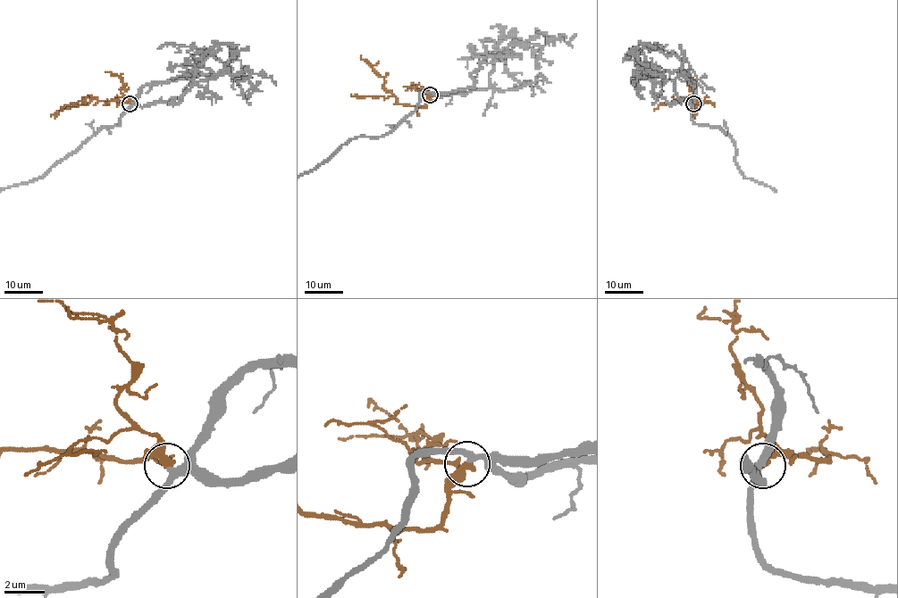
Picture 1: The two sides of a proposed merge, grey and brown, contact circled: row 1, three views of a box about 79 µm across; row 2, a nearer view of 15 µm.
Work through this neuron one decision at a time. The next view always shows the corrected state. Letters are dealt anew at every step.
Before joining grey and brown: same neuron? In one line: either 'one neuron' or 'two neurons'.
one neuron

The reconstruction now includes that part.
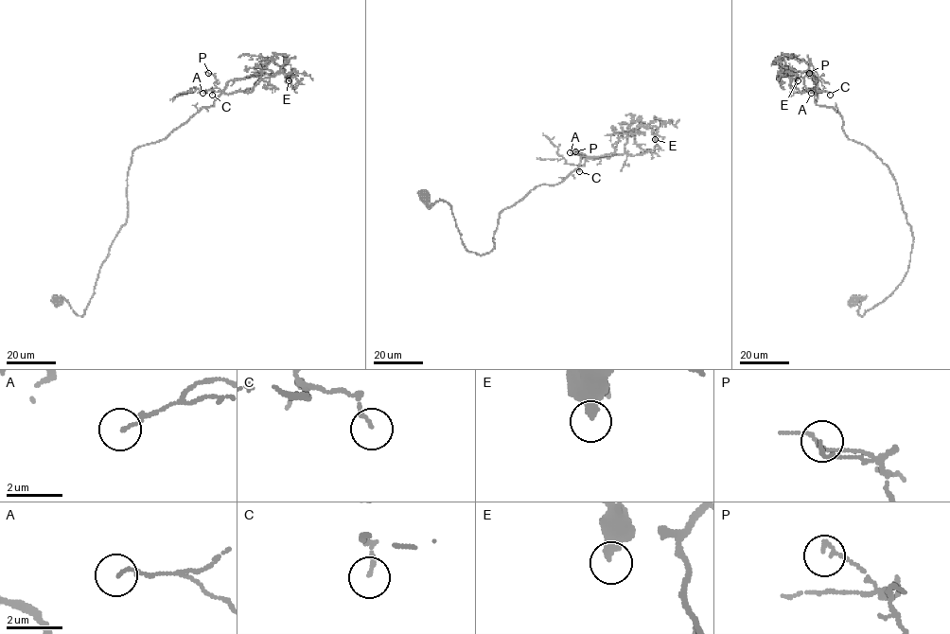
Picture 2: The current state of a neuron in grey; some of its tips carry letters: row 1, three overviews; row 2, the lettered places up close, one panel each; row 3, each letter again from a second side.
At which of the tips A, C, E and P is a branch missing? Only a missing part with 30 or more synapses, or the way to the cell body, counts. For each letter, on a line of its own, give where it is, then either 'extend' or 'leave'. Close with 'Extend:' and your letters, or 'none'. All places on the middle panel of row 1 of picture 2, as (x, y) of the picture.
A: at (570, 152); leave
C: at (579, 171); leave
E: at (655, 139); extend
P: at (575, 151); leave
Extend: E

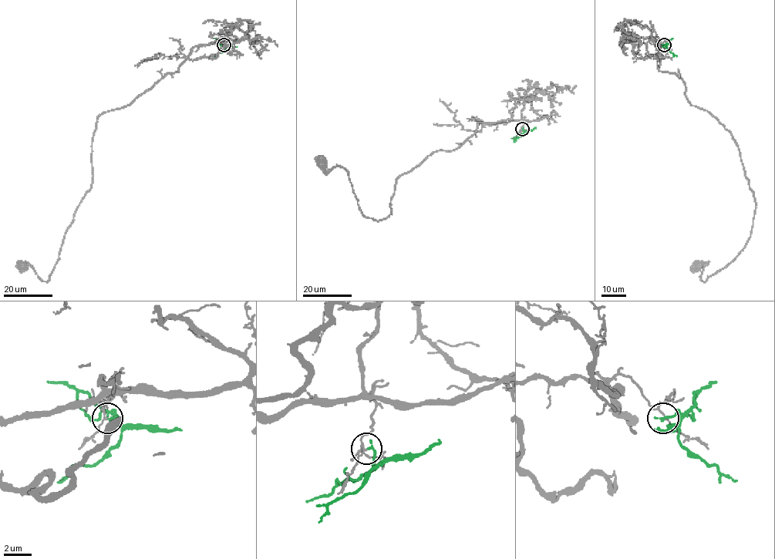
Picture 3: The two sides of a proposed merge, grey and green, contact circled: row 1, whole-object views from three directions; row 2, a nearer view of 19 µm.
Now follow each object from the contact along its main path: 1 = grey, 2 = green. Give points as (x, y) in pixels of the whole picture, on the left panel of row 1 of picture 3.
1: (224, 45), (225, 37), (196, 45), (177, 72), (102, 112), (92, 139), (92, 187), (49, 278), (21, 267)
2: (224, 45), (226, 48), (215, 55)

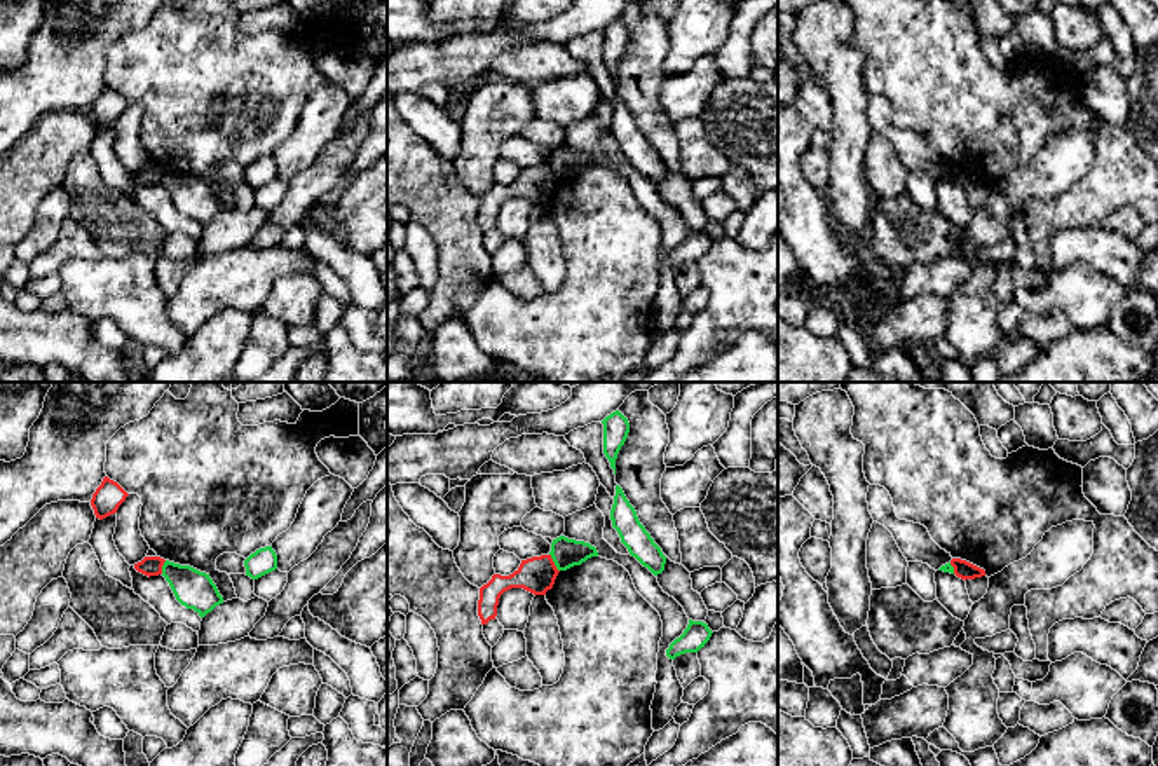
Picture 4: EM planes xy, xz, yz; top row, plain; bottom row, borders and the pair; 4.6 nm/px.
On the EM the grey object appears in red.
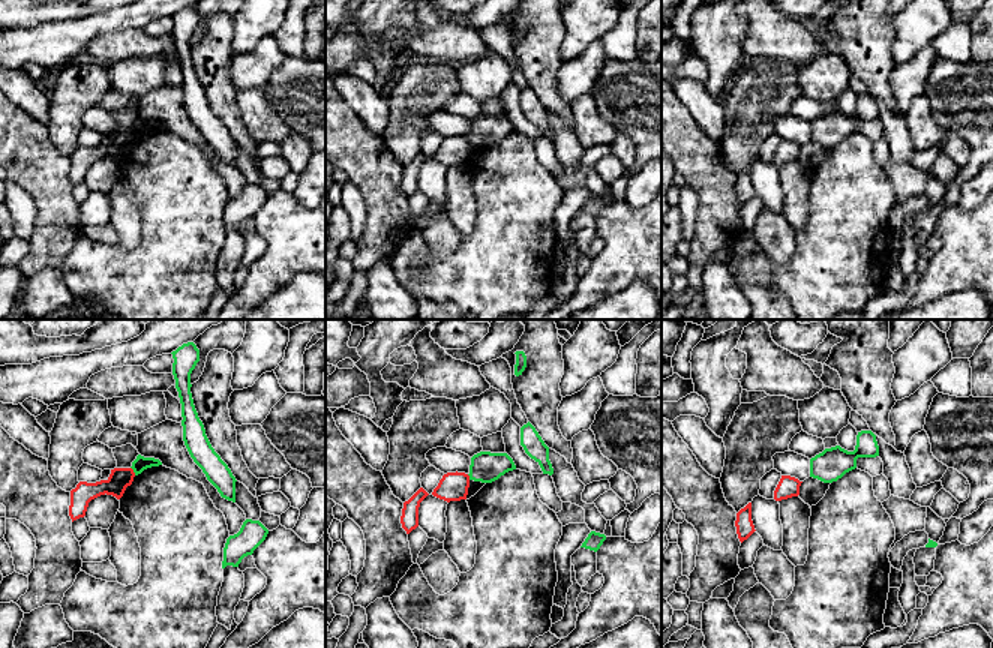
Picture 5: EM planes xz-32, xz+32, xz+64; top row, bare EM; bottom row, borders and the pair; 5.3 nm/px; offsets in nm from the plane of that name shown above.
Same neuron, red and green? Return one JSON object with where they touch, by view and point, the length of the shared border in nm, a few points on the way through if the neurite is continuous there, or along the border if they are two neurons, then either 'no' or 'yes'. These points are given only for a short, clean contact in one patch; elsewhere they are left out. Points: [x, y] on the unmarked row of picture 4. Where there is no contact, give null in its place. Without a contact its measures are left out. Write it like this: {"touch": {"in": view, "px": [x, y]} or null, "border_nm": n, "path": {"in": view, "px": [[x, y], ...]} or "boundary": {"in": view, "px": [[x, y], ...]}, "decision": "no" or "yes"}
{"touch": {"in": "xz", "px": [553, 171]}, "border_nm": 100, "boundary": {"in": "xz", "px": [[550, 163], [558, 180]]}, "decision": "no"}

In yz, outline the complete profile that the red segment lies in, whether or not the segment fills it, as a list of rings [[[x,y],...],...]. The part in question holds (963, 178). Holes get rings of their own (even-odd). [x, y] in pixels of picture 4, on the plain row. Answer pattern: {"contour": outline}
{"contour": [[[952,168],[954,183],[961,188],[975,188],[985,185],[985,180],[961,168]]]}

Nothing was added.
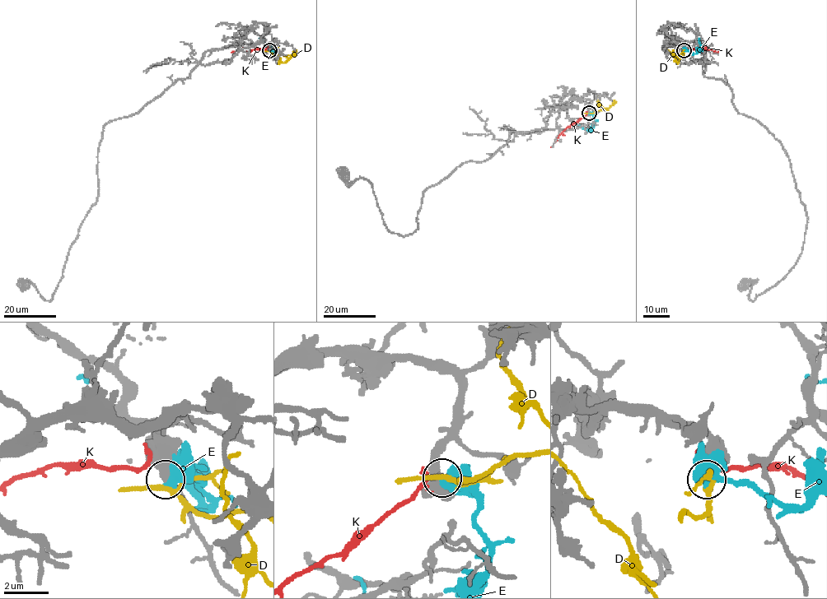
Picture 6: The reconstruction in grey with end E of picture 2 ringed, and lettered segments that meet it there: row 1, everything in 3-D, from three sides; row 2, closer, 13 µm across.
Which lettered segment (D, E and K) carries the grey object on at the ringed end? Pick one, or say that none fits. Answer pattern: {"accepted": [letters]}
{"accepted": []}

